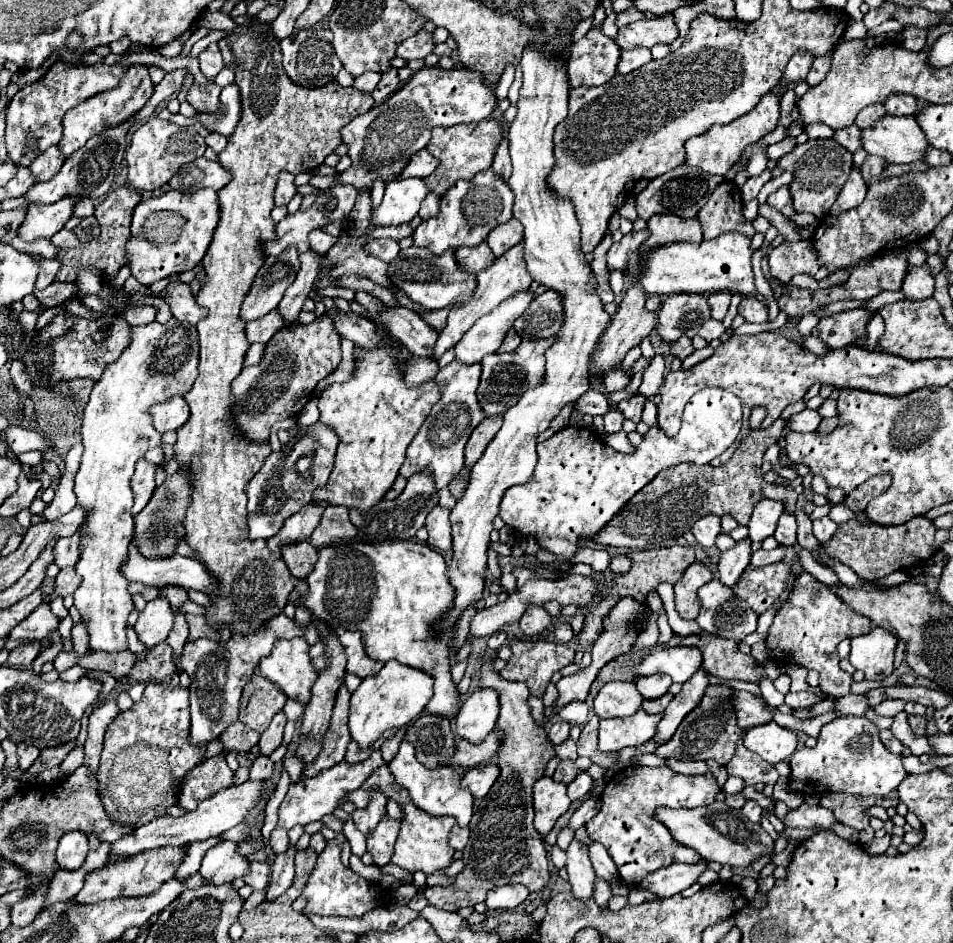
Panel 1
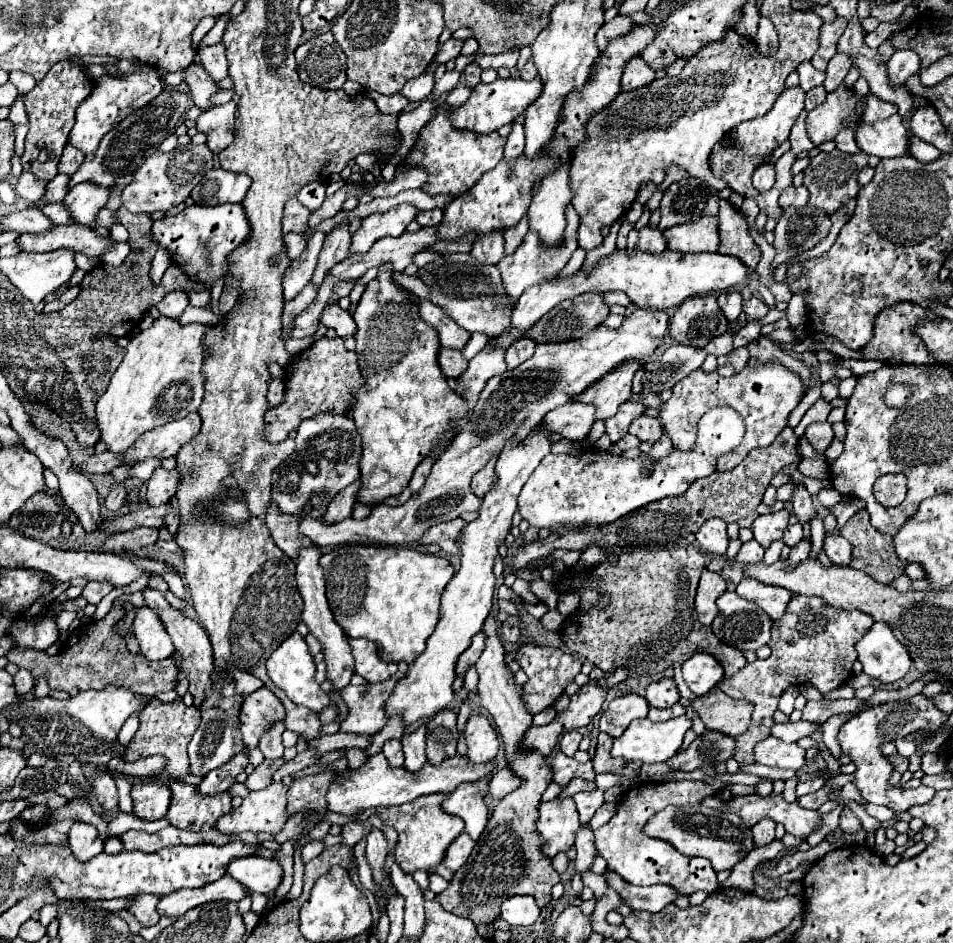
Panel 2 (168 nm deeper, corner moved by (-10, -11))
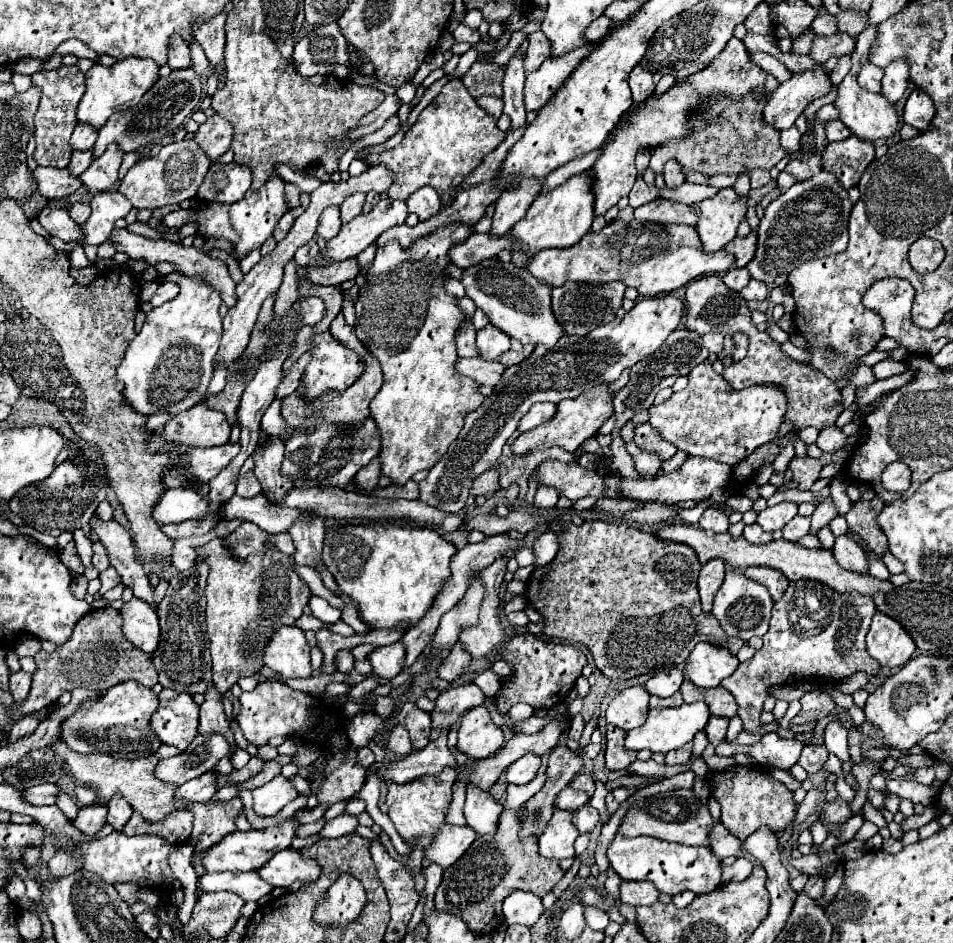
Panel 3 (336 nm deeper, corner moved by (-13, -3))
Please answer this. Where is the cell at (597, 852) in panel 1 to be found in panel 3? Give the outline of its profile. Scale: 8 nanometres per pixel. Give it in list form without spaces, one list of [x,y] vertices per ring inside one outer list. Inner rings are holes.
[[[622,882],[620,902],[628,906],[650,906],[658,900],[658,890],[650,882]]]

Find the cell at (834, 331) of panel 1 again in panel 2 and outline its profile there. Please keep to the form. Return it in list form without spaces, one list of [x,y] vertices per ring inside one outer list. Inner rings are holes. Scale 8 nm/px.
[[[899,302],[893,306],[887,306],[885,312],[881,312],[875,320],[873,338],[859,350],[863,360],[881,360],[885,364],[933,364],[933,358],[927,354],[927,348],[923,342],[911,332],[919,318],[927,316],[927,310],[913,302]]]

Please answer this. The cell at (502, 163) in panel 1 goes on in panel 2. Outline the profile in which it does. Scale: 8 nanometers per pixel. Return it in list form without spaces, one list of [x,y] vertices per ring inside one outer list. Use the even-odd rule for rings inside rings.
[[[513,124],[513,130],[507,138],[507,144],[505,144],[505,160],[507,162],[515,162],[519,160],[519,156],[523,154],[523,148],[525,148],[525,134],[523,134],[523,126],[521,124]]]

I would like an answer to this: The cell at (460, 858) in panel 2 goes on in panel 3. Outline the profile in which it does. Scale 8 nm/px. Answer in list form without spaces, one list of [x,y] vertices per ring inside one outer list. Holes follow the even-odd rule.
[[[444,824],[442,832],[434,836],[434,844],[426,848],[426,856],[432,864],[438,864],[442,868],[452,866],[476,840],[476,832],[470,826],[450,826]]]

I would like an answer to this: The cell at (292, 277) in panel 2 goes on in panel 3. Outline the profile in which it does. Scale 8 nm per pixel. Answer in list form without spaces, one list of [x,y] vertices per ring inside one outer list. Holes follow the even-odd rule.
[[[330,206],[330,208],[326,208],[326,210],[322,212],[316,234],[322,236],[324,240],[330,240],[330,238],[334,238],[334,236],[338,234],[340,226],[342,226],[342,220],[340,220],[340,208],[338,208],[338,206]]]

